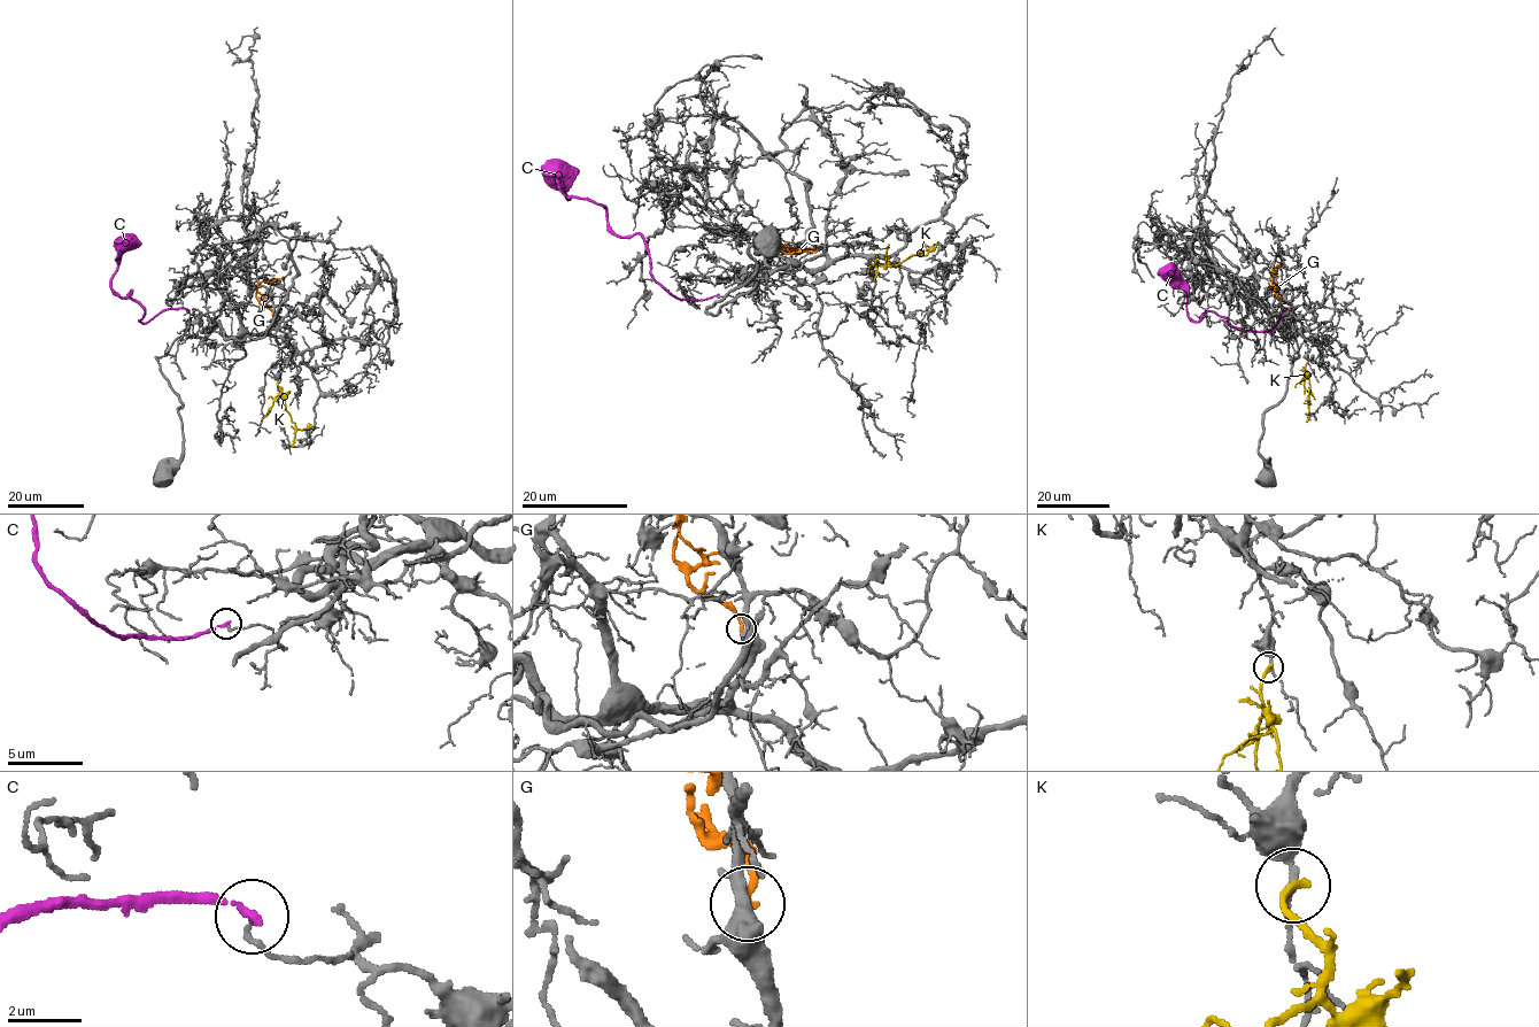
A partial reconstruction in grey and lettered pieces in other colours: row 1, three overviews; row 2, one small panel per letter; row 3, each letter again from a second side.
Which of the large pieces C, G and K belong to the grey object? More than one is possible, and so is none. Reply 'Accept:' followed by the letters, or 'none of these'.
Accept: none of these

